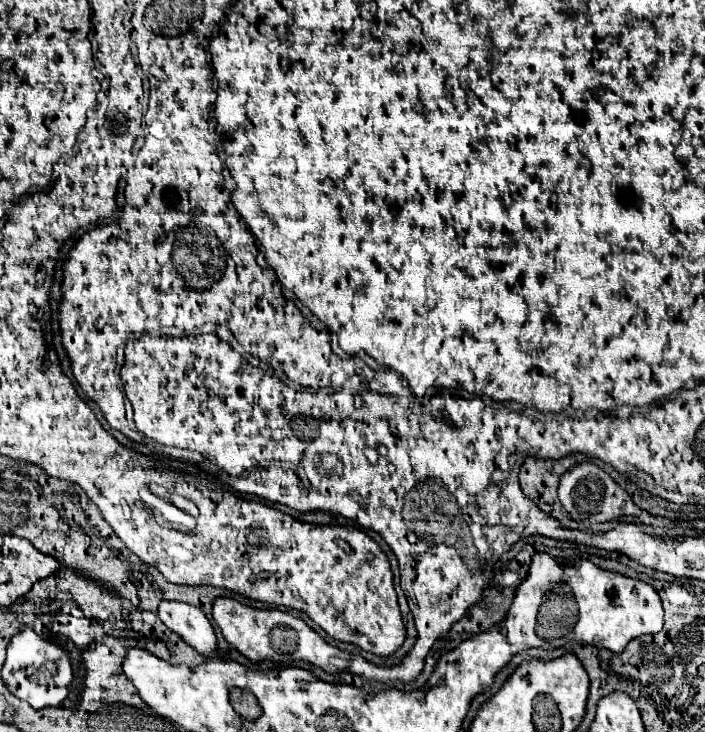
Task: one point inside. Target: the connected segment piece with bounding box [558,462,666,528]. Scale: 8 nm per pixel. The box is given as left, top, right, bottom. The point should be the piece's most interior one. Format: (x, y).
(587, 493)

